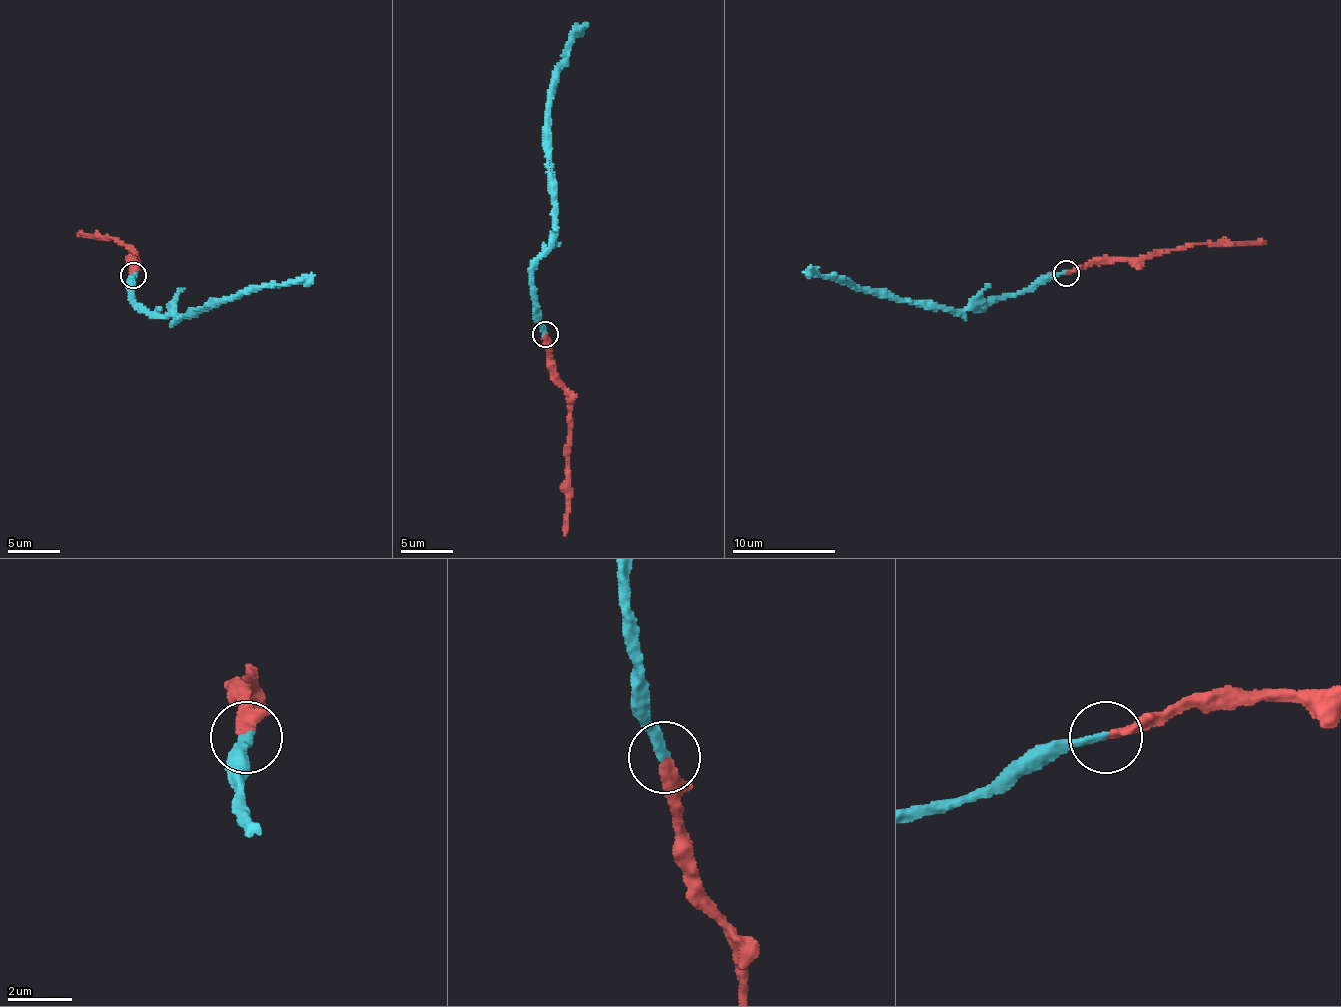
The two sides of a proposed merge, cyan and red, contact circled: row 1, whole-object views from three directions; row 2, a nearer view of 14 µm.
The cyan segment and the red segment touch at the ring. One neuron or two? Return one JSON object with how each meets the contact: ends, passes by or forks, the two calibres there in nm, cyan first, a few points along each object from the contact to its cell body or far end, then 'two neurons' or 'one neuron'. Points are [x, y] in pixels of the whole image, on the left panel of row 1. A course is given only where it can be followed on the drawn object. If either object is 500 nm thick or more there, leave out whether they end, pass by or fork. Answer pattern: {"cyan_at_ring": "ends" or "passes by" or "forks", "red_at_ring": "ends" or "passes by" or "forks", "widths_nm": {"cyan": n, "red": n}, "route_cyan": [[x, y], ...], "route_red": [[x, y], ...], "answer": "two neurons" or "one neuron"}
{"cyan_at_ring": "ends", "red_at_ring": "ends", "widths_nm": {"cyan": 280, "red": 280}, "route_cyan": [[134, 275], [134, 303], [160, 315], [194, 316], [274, 285], [315, 275]], "route_red": [[134, 275], [128, 260], [134, 258], [133, 249], [114, 238], [77, 236]], "answer": "one neuron"}

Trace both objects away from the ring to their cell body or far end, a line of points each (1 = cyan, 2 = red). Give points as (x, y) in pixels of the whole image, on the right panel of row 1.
1: (1065, 273), (1005, 297), (989, 297), (980, 309), (967, 310), (925, 309), (841, 284), (809, 268)
2: (1065, 273), (1109, 260), (1132, 260), (1194, 243), (1265, 243)

